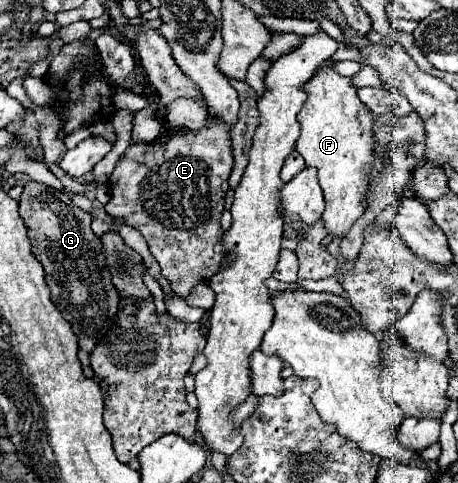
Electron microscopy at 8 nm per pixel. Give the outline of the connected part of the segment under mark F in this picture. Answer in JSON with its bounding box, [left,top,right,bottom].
[296,63,376,239]

